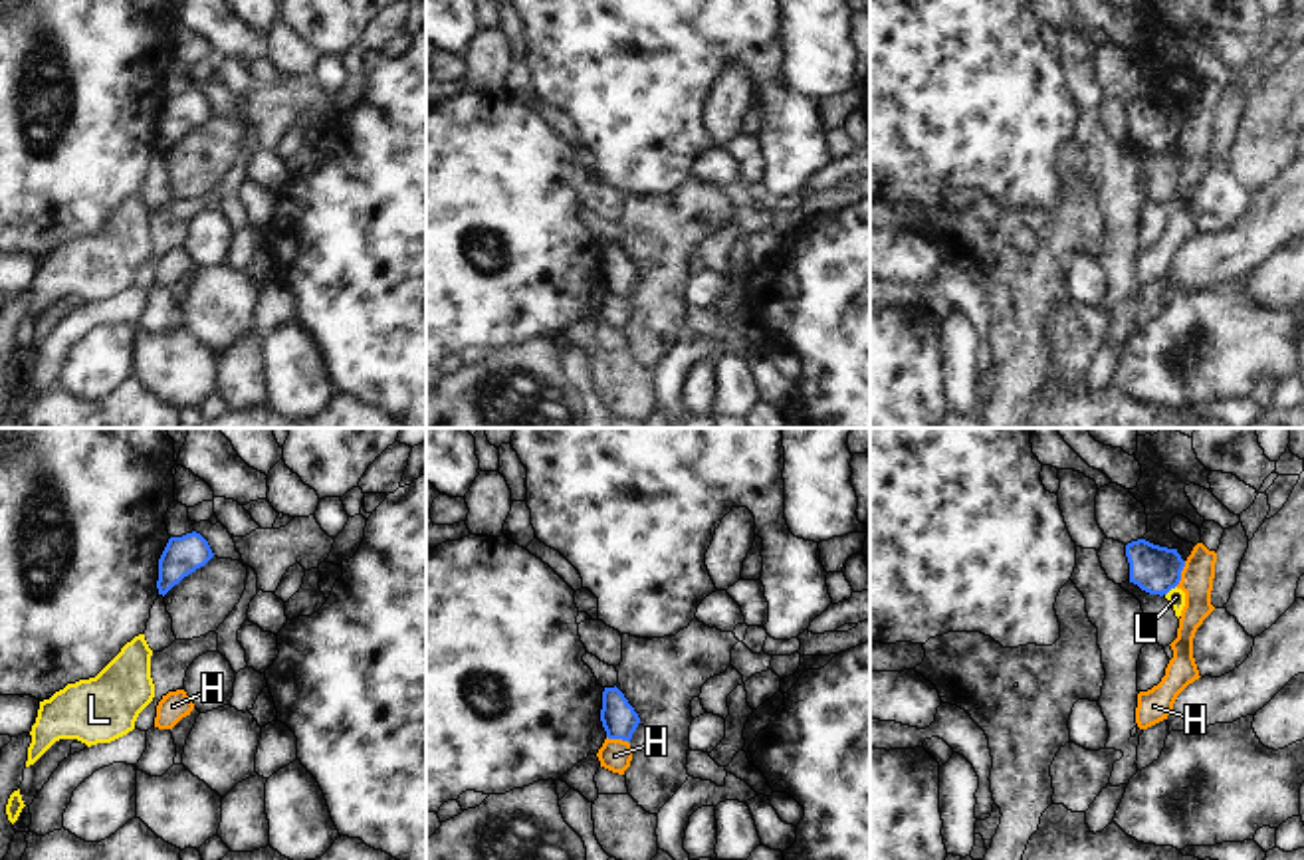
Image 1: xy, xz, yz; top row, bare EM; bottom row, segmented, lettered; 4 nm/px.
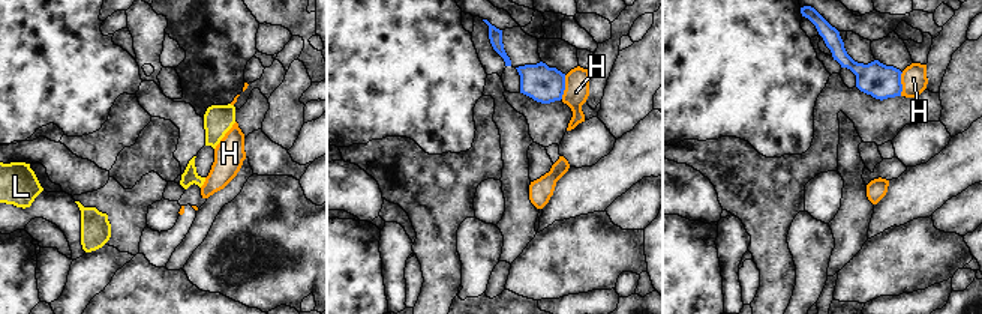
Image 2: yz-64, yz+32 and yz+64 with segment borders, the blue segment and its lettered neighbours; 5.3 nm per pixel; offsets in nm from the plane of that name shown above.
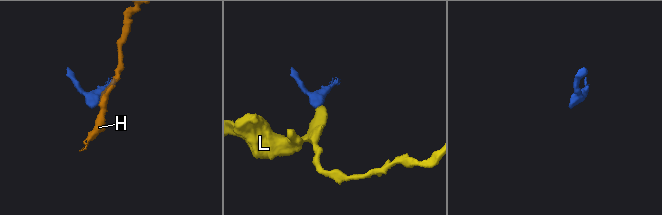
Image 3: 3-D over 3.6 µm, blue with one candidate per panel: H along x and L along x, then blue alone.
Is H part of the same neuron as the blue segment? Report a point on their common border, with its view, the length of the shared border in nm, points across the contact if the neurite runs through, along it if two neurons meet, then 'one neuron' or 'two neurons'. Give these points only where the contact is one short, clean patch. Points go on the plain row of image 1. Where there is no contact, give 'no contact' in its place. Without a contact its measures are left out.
yz (1180, 129) | 110 nm | two neurons

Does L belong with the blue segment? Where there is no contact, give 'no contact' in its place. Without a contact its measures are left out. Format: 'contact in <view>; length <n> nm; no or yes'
contact in yz; length 60 nm; no

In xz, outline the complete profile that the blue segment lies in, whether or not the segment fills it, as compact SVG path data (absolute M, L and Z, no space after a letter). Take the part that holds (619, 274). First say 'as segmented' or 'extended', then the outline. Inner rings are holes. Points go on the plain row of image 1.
as segmented; M614 242L604 244L602 248L600 277L608 295L622 295L630 299L632 289L640 279L640 273L628 260L624 250Z

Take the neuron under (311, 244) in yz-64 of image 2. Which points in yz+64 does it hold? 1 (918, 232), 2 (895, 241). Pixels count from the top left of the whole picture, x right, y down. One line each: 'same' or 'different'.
1: same
2: same

